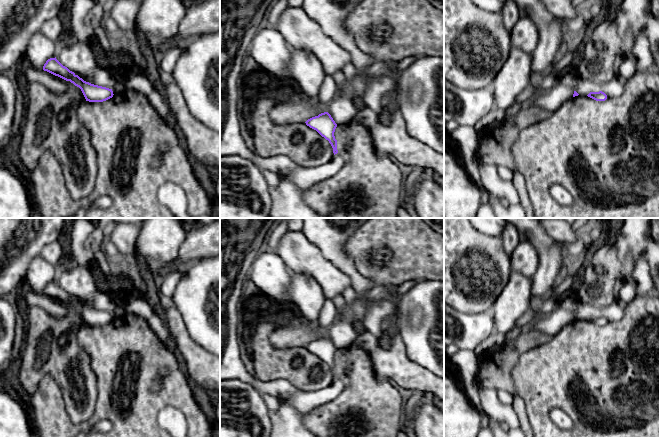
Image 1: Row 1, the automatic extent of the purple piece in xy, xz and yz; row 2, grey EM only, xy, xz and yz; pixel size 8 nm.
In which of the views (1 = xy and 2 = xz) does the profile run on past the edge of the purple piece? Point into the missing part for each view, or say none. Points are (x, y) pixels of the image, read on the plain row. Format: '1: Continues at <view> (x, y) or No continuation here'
1: No continuation here
2: No continuation here

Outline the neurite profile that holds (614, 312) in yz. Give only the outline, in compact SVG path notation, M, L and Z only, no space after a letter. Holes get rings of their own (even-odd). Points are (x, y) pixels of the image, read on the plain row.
M616 299L611 305L604 308L601 312L592 309L588 304L579 302L574 315L581 320L587 320L590 316L604 316L607 321L619 321L623 318L628 302Z

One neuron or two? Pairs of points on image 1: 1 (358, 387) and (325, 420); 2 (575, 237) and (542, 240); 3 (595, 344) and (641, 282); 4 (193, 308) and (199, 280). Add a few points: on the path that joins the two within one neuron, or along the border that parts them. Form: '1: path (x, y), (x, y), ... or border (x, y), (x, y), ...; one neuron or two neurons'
1: path (350, 395), (333, 412); one neuron
2: border (543, 228), (557, 242); two neurons
3: border (648, 292), (636, 297); two neurons
4: path (199, 301), (199, 287); one neuron

